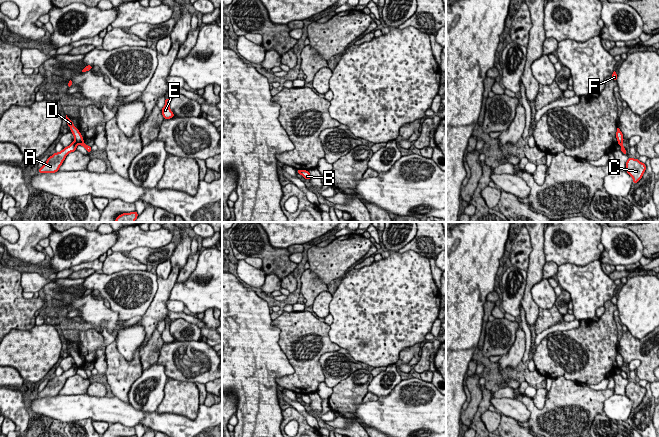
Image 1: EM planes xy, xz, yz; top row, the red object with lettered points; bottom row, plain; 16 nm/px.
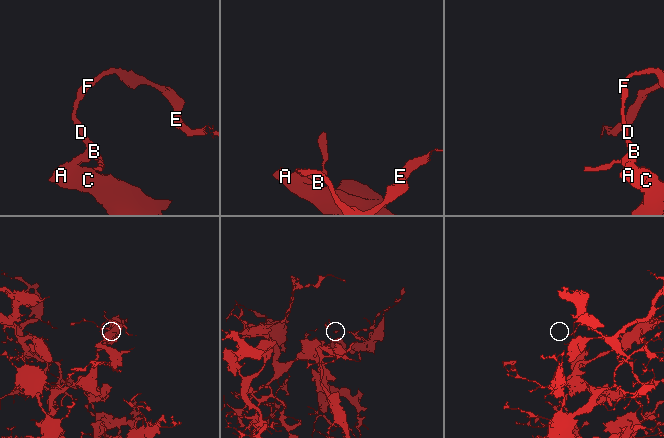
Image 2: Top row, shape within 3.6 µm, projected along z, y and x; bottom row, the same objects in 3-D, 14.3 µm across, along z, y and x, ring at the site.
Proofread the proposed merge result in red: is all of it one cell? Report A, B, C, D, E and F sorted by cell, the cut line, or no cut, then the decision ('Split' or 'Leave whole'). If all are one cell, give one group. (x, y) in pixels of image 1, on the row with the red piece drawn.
Groups: A C / B D E F. Split along xy (74, 140), (78, 143). Split

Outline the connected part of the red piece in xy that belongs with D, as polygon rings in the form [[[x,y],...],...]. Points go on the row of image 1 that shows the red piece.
[[[66,115],[66,121],[67,121],[67,125],[70,127],[70,131],[72,132],[72,134],[74,135],[74,139],[75,141],[80,144],[82,147],[84,147],[88,153],[90,153],[92,151],[91,146],[88,146],[84,143],[83,140],[83,136],[81,135],[81,133],[79,132],[78,128],[76,128],[72,122],[71,119],[69,119]]]

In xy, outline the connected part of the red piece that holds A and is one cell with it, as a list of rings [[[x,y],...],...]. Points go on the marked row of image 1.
[[[74,140],[69,146],[64,147],[62,151],[58,153],[54,153],[52,156],[50,156],[46,163],[38,169],[38,172],[40,174],[43,173],[55,173],[59,171],[60,166],[62,165],[63,161],[65,160],[66,156],[76,151],[78,143]]]

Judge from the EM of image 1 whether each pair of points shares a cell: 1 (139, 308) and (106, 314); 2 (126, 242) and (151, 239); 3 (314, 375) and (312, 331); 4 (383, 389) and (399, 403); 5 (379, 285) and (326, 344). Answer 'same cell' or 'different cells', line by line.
1: different cells
2: same cell
3: same cell
4: different cells
5: different cells

